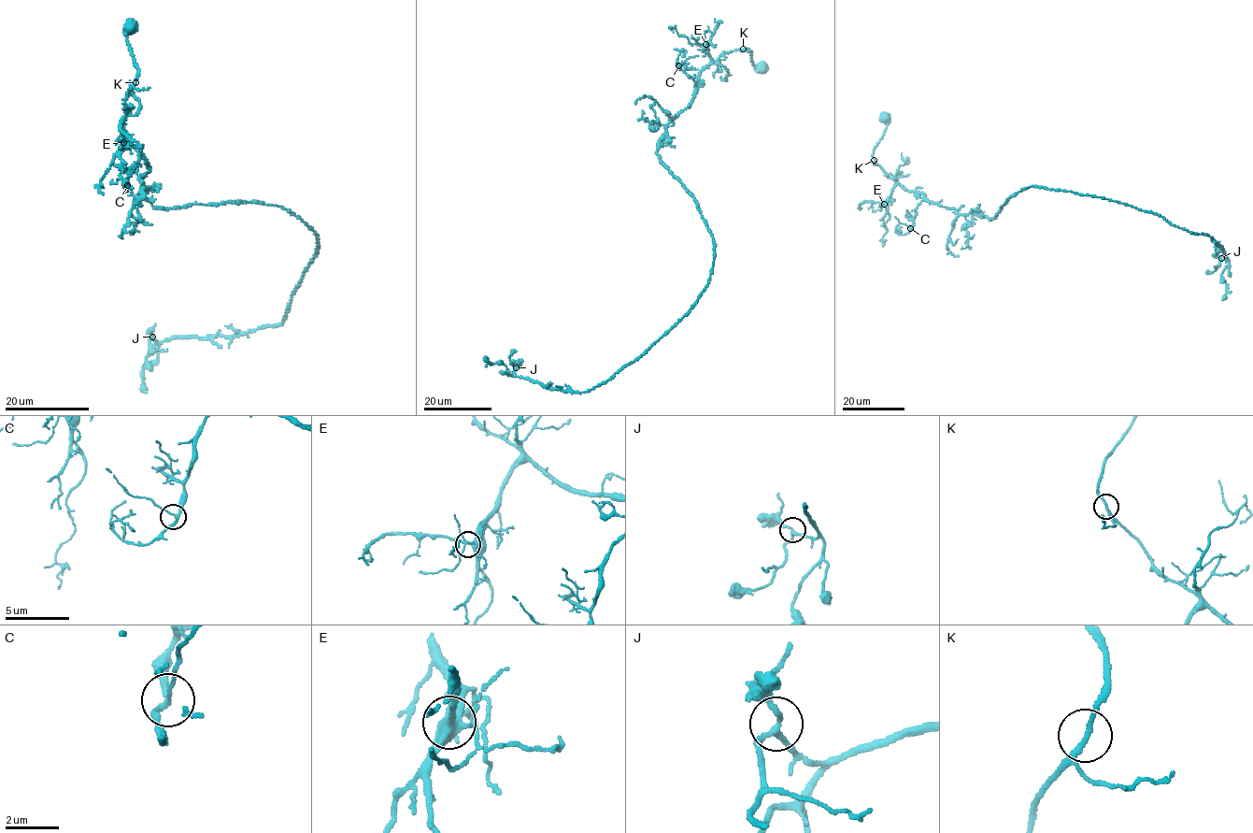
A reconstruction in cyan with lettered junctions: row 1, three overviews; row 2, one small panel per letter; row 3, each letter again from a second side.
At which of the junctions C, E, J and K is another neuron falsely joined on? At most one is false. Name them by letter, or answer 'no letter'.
no letter

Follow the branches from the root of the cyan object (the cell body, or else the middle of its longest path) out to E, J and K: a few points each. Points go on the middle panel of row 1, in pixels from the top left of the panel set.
E: (714, 246), (694, 196), (657, 152), (665, 127), (691, 102), (699, 72), (710, 63), (705, 44)
J: (714, 246), (708, 284), (695, 305), (644, 352), (605, 381), (585, 392), (563, 391), (518, 377), (516, 367)
K: (714, 246), (694, 196), (661, 161), (659, 139), (669, 121), (691, 102), (699, 71), (725, 53), (743, 49)

